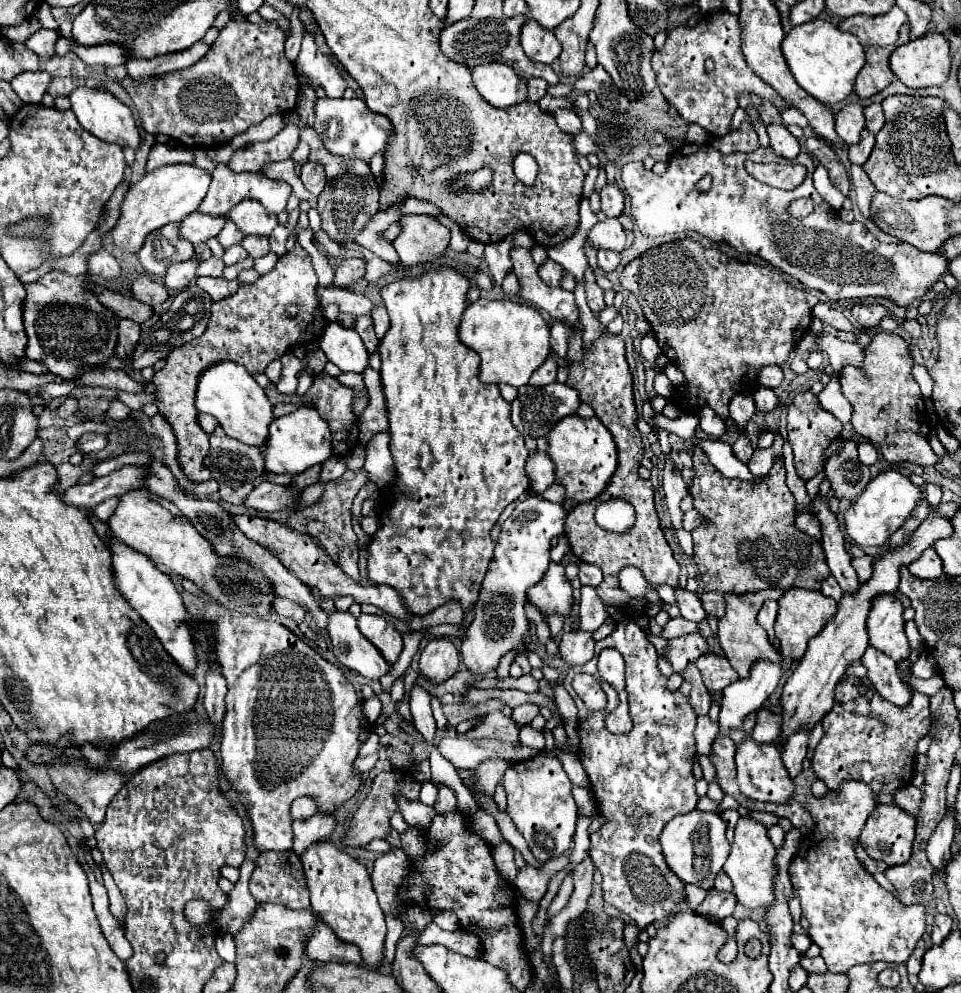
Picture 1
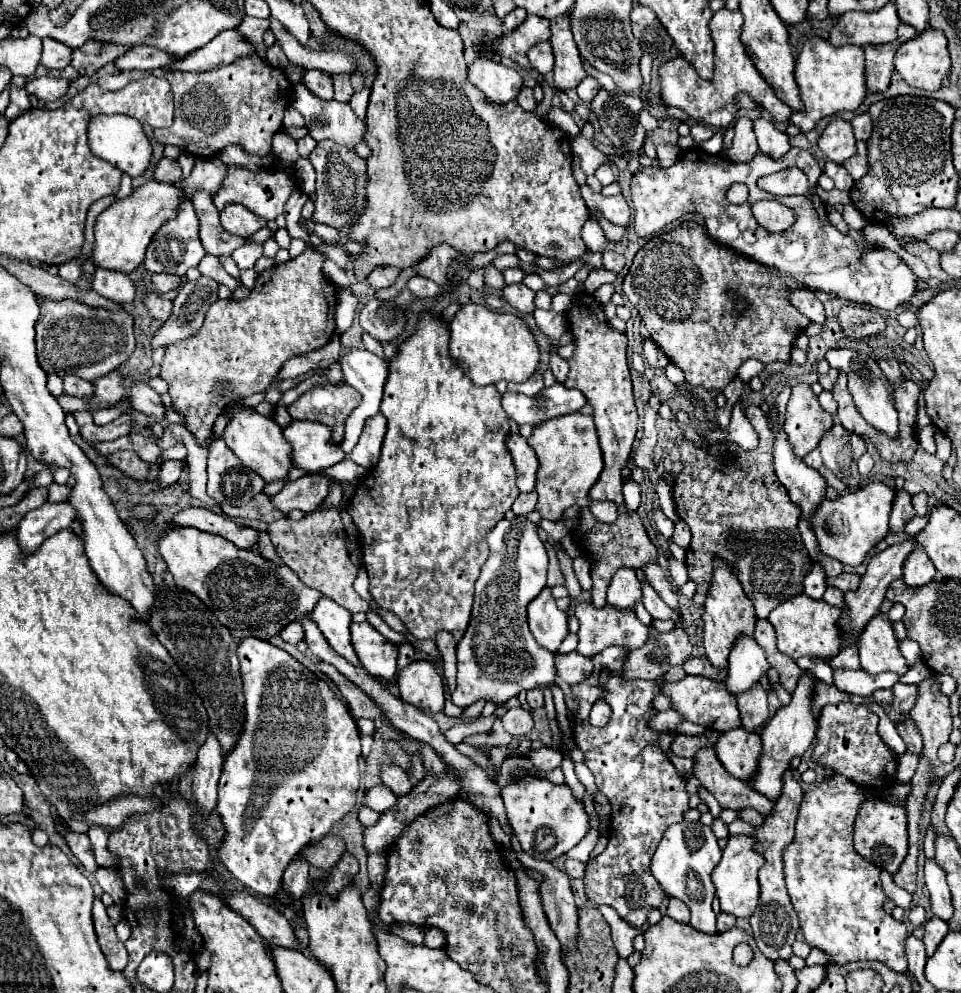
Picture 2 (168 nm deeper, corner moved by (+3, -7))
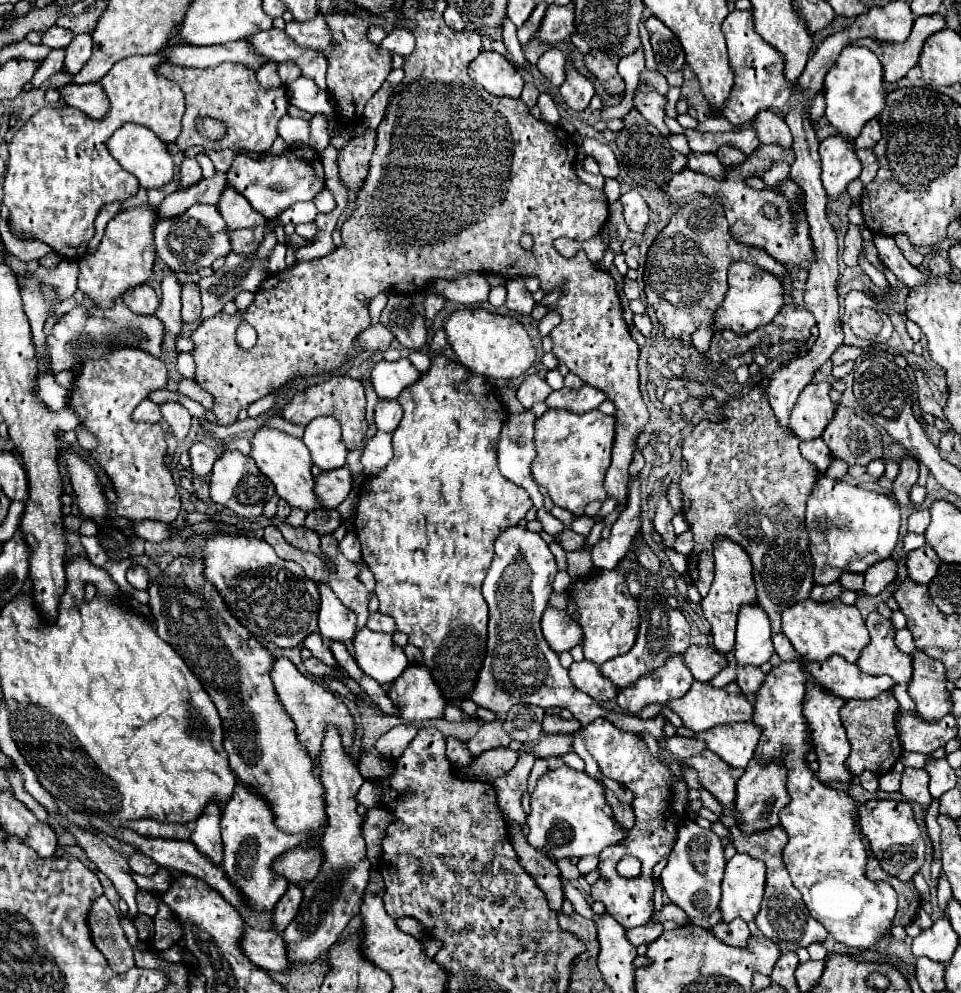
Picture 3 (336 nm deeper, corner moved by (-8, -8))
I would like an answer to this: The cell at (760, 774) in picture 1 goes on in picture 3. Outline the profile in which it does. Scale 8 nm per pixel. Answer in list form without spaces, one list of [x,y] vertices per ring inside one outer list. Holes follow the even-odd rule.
[[[731,723],[707,729],[695,737],[707,741],[707,749],[717,753],[731,767],[745,769],[755,755],[755,747],[761,739],[763,729],[755,723]]]

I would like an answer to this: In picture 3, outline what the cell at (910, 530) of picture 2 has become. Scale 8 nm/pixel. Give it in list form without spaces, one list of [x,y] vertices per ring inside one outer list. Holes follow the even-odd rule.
[[[919,509],[919,511],[915,511],[915,513],[909,517],[909,531],[921,535],[921,533],[925,533],[929,521],[931,521],[929,511],[927,511],[927,509]]]

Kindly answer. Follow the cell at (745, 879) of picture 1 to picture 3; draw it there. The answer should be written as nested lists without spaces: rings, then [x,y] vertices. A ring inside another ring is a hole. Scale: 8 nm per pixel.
[[[737,853],[727,861],[725,877],[723,877],[723,897],[721,897],[721,913],[723,921],[733,921],[741,917],[743,921],[753,921],[759,913],[763,891],[765,891],[765,867],[759,859]]]

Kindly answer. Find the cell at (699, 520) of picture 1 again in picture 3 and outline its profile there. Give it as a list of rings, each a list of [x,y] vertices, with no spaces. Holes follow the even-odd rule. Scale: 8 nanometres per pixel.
[[[685,531],[681,535],[677,535],[677,541],[675,541],[675,551],[683,557],[687,557],[691,551],[693,551],[693,535],[691,531]]]

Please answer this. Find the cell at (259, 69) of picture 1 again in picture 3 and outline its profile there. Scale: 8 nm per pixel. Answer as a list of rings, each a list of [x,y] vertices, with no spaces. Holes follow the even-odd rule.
[[[221,63],[217,67],[209,69],[185,69],[185,67],[173,67],[173,65],[159,65],[157,75],[165,75],[167,79],[175,81],[187,101],[187,111],[183,115],[183,131],[177,137],[177,147],[185,151],[187,147],[201,145],[203,149],[247,149],[255,153],[267,153],[273,145],[273,141],[279,137],[277,123],[281,117],[287,115],[289,99],[285,87],[277,89],[265,89],[257,83],[255,71],[249,67],[239,67],[239,63]],[[195,119],[223,119],[223,125],[227,127],[227,135],[223,139],[203,139],[199,131],[195,131]]]

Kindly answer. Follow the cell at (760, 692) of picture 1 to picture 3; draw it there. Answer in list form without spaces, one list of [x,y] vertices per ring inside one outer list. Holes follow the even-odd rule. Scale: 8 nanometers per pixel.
[[[741,607],[737,619],[735,661],[741,667],[761,667],[775,653],[771,643],[771,625],[761,607]]]

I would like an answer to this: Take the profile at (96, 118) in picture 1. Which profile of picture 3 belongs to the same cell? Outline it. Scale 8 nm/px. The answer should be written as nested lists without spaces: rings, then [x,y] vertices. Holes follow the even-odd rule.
[[[125,123],[119,127],[111,139],[107,141],[107,149],[113,155],[113,159],[129,173],[133,173],[141,187],[151,189],[151,187],[163,187],[173,179],[173,159],[165,147],[165,143],[147,127],[139,123]]]

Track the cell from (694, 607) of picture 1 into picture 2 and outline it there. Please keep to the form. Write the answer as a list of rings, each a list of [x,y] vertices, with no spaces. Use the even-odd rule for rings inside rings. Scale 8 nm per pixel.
[[[652,562],[652,564],[644,566],[644,574],[646,574],[650,586],[660,594],[660,598],[662,598],[670,608],[676,610],[676,608],[678,608],[678,592],[674,592],[674,588],[672,588],[672,584],[668,582],[668,578],[664,576],[662,568]]]

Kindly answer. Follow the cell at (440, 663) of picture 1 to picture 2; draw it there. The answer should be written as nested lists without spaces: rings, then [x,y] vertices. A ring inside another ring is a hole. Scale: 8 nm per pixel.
[[[416,660],[408,664],[396,676],[396,686],[400,690],[400,700],[418,710],[444,710],[444,684],[432,662]]]

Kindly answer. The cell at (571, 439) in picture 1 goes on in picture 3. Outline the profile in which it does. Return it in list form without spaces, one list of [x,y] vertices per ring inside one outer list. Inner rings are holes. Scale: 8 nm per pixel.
[[[549,409],[541,419],[535,421],[535,449],[537,457],[533,461],[533,475],[535,481],[545,487],[553,499],[553,503],[561,509],[569,509],[575,517],[583,515],[583,509],[591,501],[603,501],[605,489],[603,489],[603,475],[611,463],[611,447],[615,437],[615,419],[611,415],[605,415],[601,411],[587,411],[581,415],[567,413],[567,411],[555,411]]]

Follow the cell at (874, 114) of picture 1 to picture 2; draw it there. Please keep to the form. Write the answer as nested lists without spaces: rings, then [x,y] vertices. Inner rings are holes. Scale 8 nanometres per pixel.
[[[868,112],[858,114],[850,124],[854,128],[854,138],[856,140],[864,140],[866,142],[870,138],[870,134],[872,134],[872,120],[870,120]]]

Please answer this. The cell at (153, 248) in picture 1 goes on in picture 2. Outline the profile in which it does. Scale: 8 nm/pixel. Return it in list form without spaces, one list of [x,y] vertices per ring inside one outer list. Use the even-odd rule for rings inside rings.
[[[186,200],[176,216],[172,220],[166,220],[162,224],[162,228],[152,236],[152,242],[146,250],[146,260],[144,260],[144,266],[150,270],[150,272],[164,272],[164,274],[176,274],[176,276],[184,276],[188,268],[194,268],[198,266],[198,262],[206,256],[204,248],[202,248],[202,242],[198,238],[198,230],[200,230],[200,222],[198,222],[198,216],[194,212],[194,206],[190,200]]]

